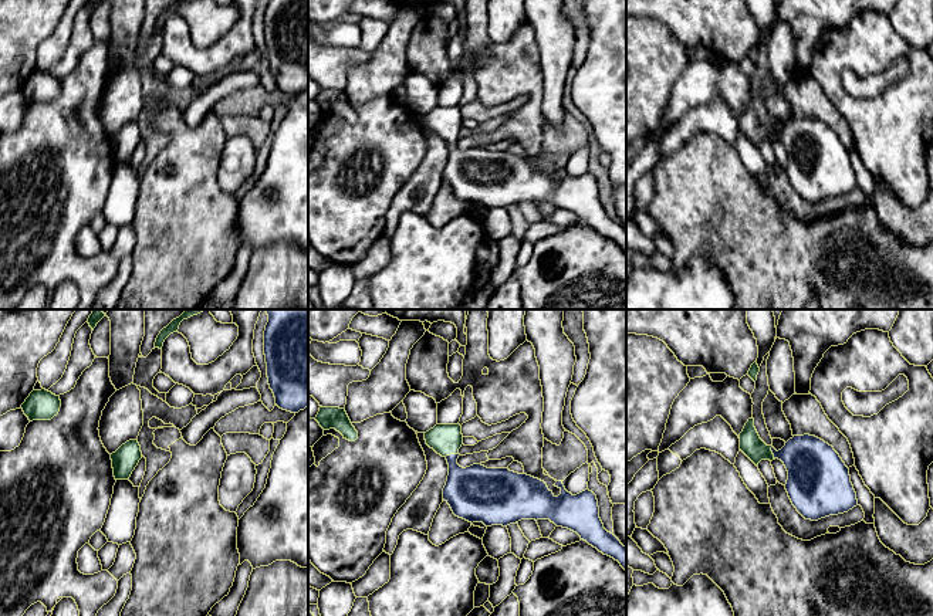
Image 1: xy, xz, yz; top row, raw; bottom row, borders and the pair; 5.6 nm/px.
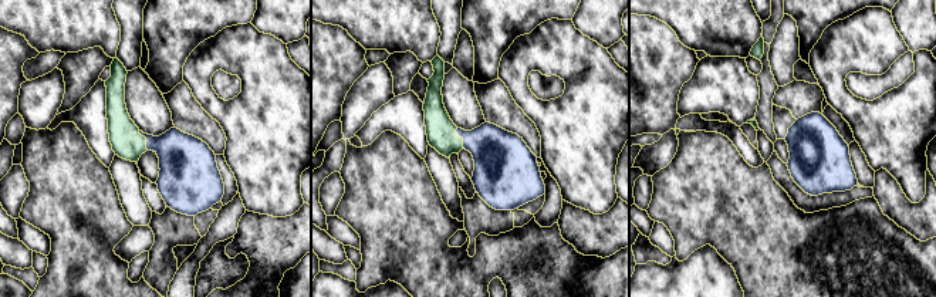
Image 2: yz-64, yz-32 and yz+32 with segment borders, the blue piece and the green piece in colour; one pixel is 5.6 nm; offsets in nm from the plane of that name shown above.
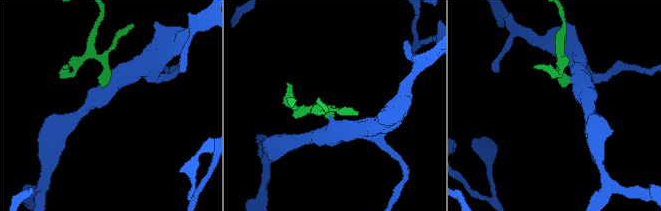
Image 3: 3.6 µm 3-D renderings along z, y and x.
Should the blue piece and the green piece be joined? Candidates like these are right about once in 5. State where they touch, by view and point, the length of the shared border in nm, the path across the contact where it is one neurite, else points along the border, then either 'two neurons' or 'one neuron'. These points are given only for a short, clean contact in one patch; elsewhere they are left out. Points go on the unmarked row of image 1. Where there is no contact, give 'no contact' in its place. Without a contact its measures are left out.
xz (450, 136) | 80 nm | across xz (475, 173), (456, 155), (450, 136), (445, 121) | one neuron

